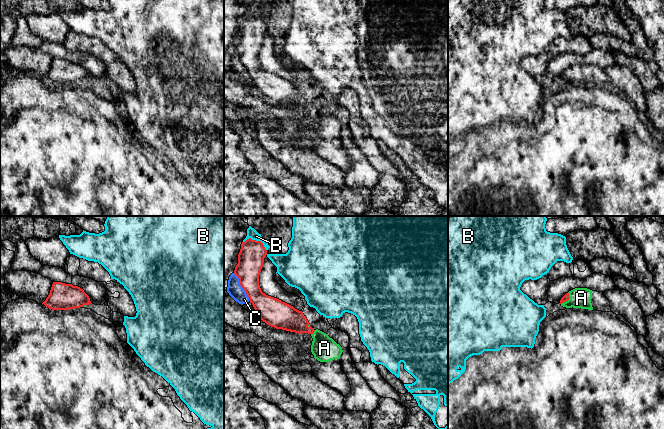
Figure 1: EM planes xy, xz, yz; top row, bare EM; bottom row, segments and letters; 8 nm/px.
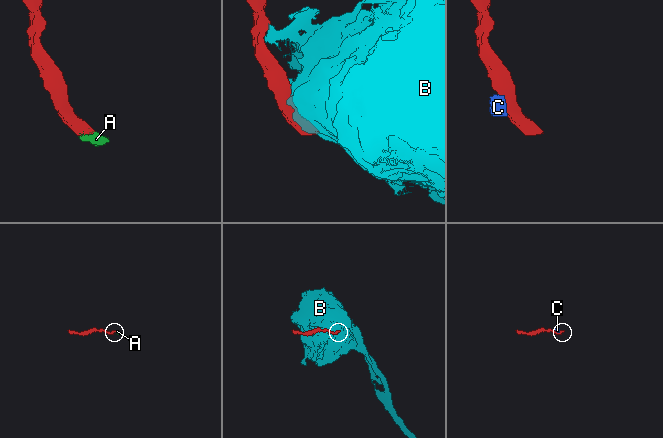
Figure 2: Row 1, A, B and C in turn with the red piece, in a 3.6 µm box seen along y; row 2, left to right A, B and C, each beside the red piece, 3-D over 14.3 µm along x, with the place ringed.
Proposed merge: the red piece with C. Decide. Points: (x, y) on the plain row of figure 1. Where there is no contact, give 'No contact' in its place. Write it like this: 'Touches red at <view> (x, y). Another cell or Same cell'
Touches red at xz (242, 63). Another cell

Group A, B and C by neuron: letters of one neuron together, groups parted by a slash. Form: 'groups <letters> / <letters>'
groups A / B / C

